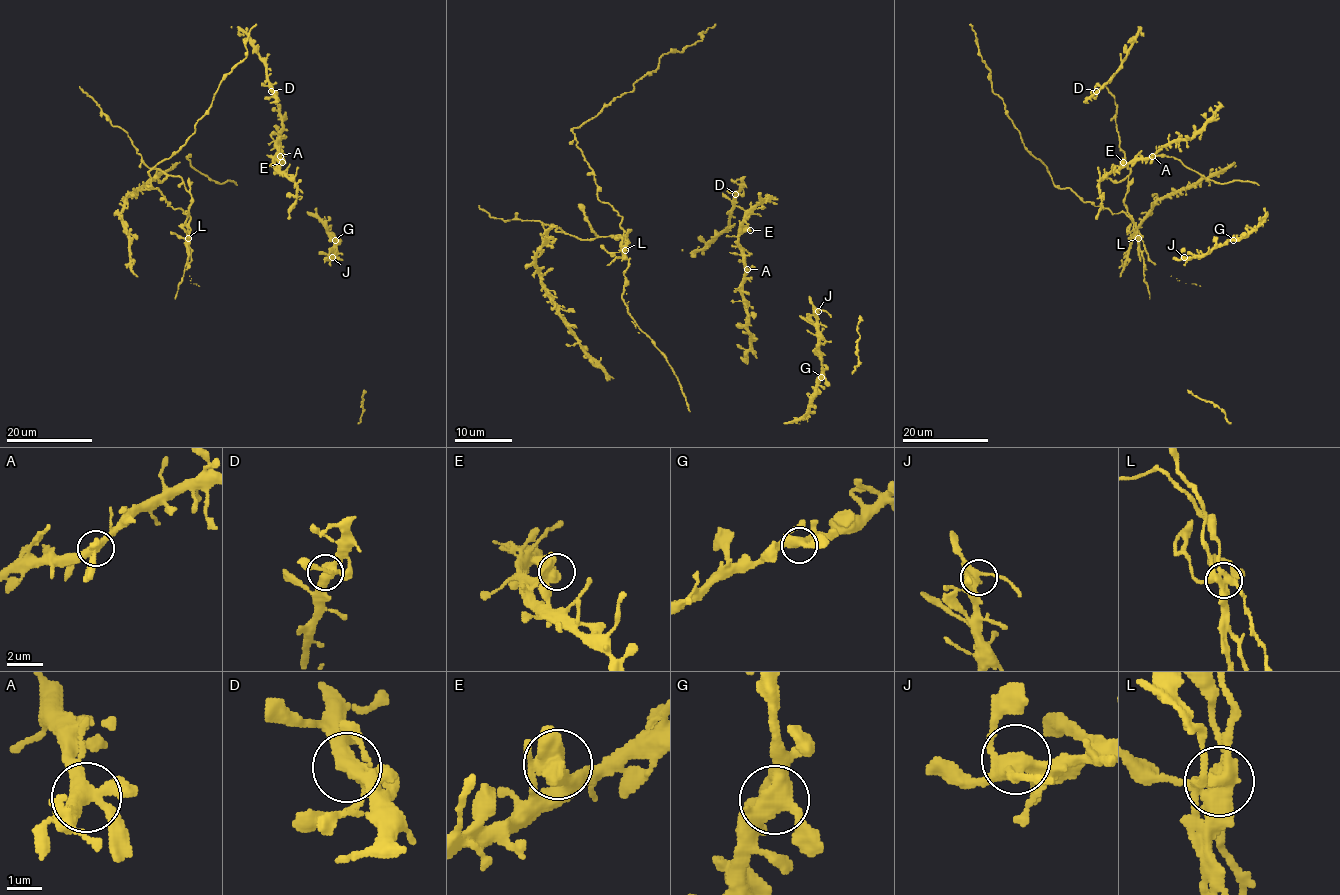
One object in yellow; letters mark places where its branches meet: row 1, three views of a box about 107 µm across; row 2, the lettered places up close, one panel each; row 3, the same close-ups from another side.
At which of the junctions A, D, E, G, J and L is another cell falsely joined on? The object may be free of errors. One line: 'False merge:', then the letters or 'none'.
False merge: L

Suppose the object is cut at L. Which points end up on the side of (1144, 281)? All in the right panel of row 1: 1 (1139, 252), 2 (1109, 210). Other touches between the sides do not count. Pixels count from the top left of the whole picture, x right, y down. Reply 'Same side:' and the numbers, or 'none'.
Same side: 1

